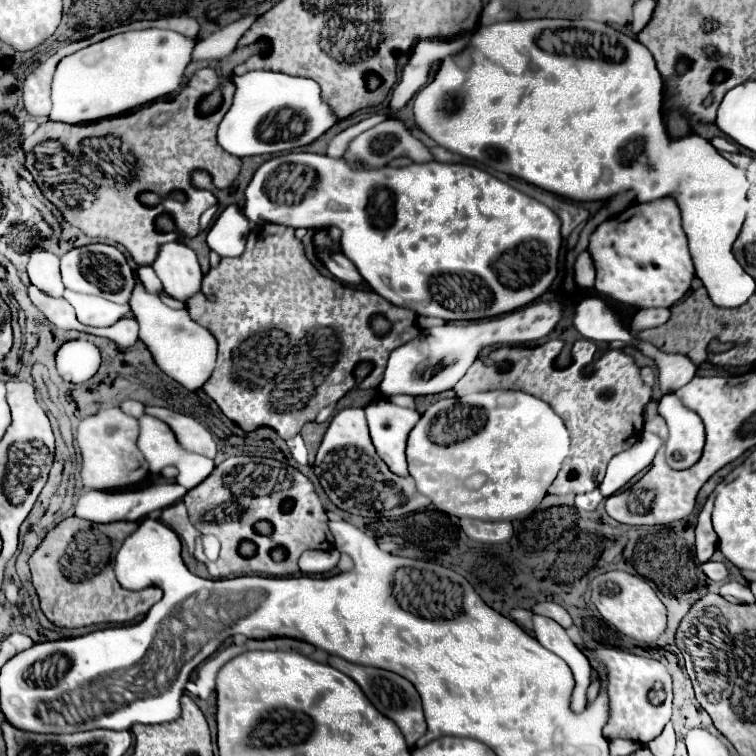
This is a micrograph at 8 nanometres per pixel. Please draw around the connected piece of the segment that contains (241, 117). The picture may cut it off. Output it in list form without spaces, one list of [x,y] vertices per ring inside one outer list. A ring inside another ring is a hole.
[[[257,70],[257,72],[247,72],[243,76],[235,76],[235,98],[225,114],[223,122],[219,124],[217,140],[221,142],[221,148],[231,152],[233,156],[245,158],[245,156],[255,156],[261,154],[276,155],[295,150],[301,146],[307,146],[315,142],[321,134],[325,134],[333,124],[339,122],[339,118],[333,114],[331,106],[323,100],[321,88],[315,80],[309,78],[293,78],[287,74],[277,74],[277,72],[267,72],[267,70]],[[279,110],[291,110],[293,114],[301,114],[305,118],[305,132],[301,136],[293,136],[287,140],[281,140],[275,136],[273,140],[261,140],[259,128],[261,122],[271,114],[275,116]]]

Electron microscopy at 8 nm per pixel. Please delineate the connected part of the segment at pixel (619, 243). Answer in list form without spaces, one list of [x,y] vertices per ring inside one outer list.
[[[671,196],[653,202],[631,204],[621,214],[605,220],[591,234],[587,250],[597,270],[597,278],[595,278],[597,294],[633,308],[671,308],[687,294],[687,290],[691,288],[691,280],[695,278],[693,260],[687,248],[687,236],[681,228],[681,212],[675,198]]]

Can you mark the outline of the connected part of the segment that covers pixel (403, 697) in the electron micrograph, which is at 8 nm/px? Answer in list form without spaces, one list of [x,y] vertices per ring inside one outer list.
[[[329,656],[329,664],[333,668],[337,668],[339,672],[347,674],[349,678],[353,678],[363,694],[371,700],[371,704],[381,712],[385,714],[387,718],[391,718],[399,730],[403,732],[407,744],[413,748],[415,742],[425,734],[427,730],[427,724],[425,724],[425,716],[423,716],[423,708],[421,708],[421,698],[417,694],[417,690],[413,688],[413,684],[409,680],[405,680],[403,676],[395,674],[395,672],[389,672],[389,670],[381,670],[381,668],[371,668],[371,666],[359,666],[359,664],[351,664],[339,656]]]

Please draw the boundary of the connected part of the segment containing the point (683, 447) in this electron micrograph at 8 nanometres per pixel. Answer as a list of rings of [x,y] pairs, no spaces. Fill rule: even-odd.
[[[663,394],[657,412],[665,418],[669,426],[667,464],[675,470],[685,470],[693,466],[701,458],[705,446],[705,428],[701,418],[693,410],[685,408],[675,394]]]

